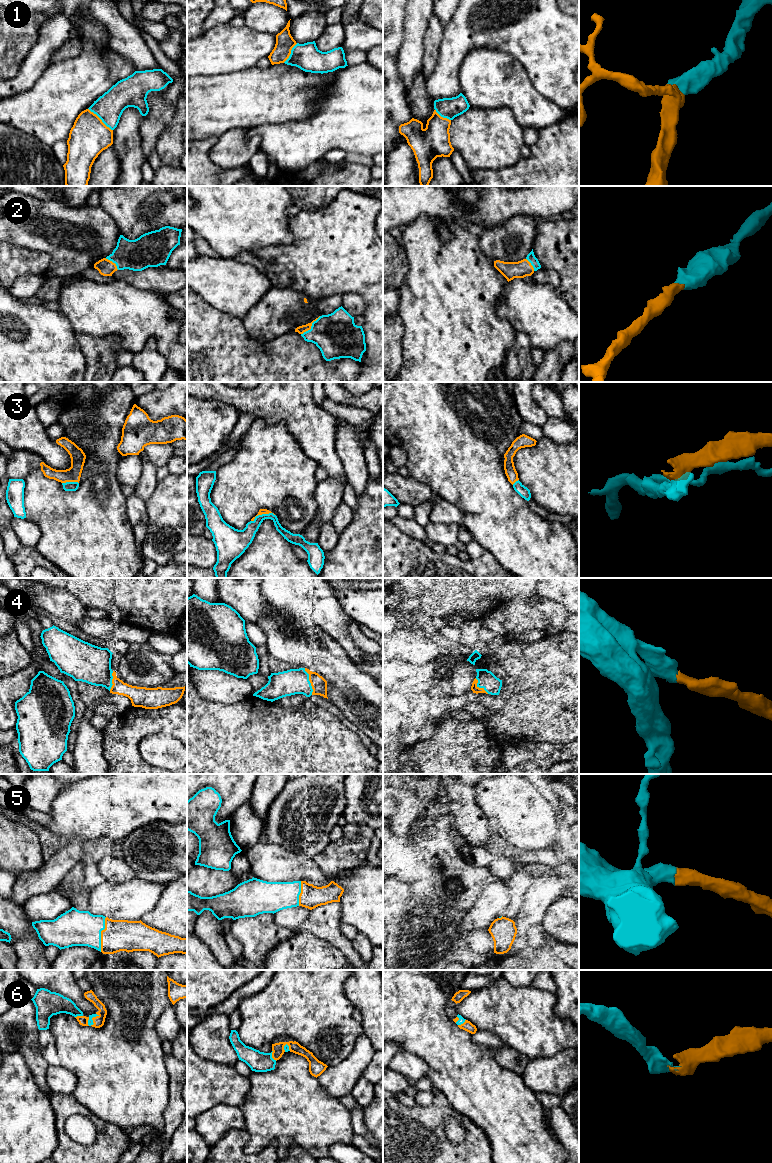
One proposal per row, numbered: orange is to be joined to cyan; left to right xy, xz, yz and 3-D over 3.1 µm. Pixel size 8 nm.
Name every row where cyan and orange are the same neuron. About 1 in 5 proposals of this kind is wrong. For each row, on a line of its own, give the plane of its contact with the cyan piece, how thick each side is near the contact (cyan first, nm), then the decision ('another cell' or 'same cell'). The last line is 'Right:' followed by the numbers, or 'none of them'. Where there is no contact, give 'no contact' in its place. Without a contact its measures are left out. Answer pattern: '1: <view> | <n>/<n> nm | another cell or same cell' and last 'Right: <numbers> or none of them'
1: xy | 220/320 nm | same cell
2: xz | 360/60 nm | same cell
3: xz | 140/50 nm | another cell
4: xz | 200/130 nm | same cell
5: xy | 280/260 nm | same cell
6: xy | 50/90 nm | same cell
Right: 1, 2, 4, 5, 6

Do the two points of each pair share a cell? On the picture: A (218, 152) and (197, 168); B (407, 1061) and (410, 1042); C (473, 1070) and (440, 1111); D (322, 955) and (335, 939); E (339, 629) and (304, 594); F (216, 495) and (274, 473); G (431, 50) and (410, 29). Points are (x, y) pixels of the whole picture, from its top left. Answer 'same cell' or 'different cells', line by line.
A: different cells
B: different cells
C: different cells
D: different cells
E: same cell
F: same cell
G: different cells

